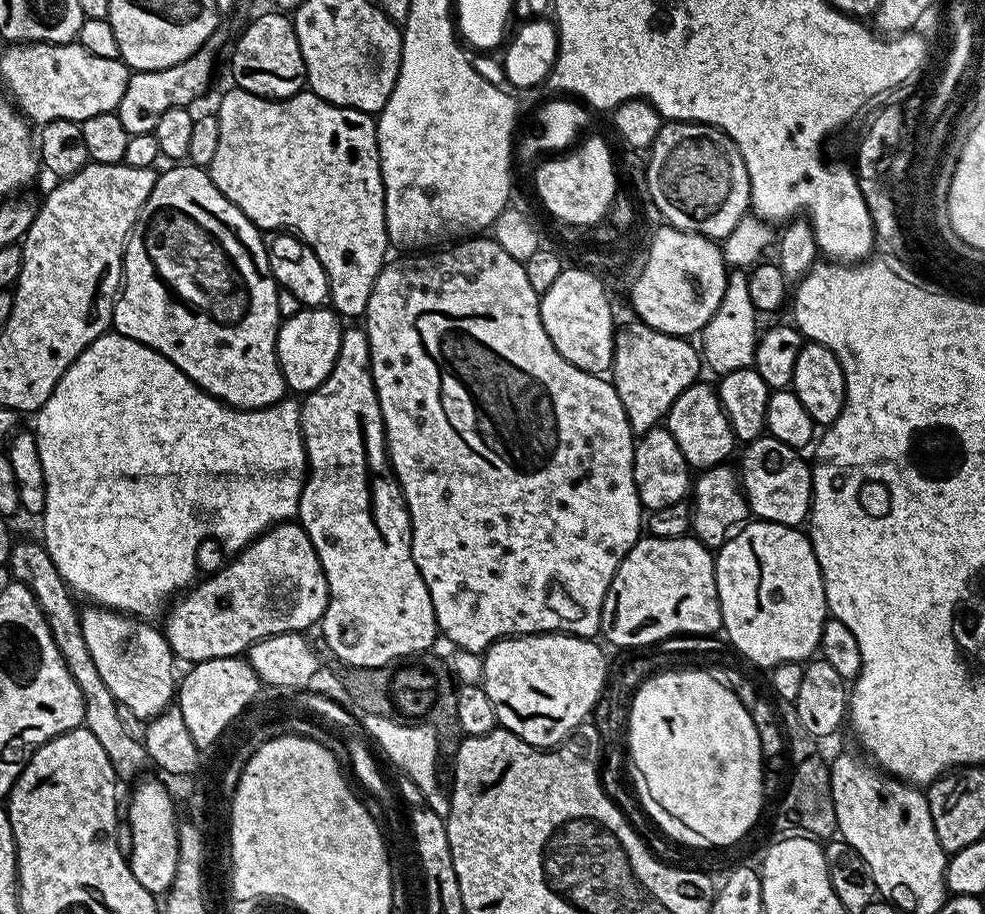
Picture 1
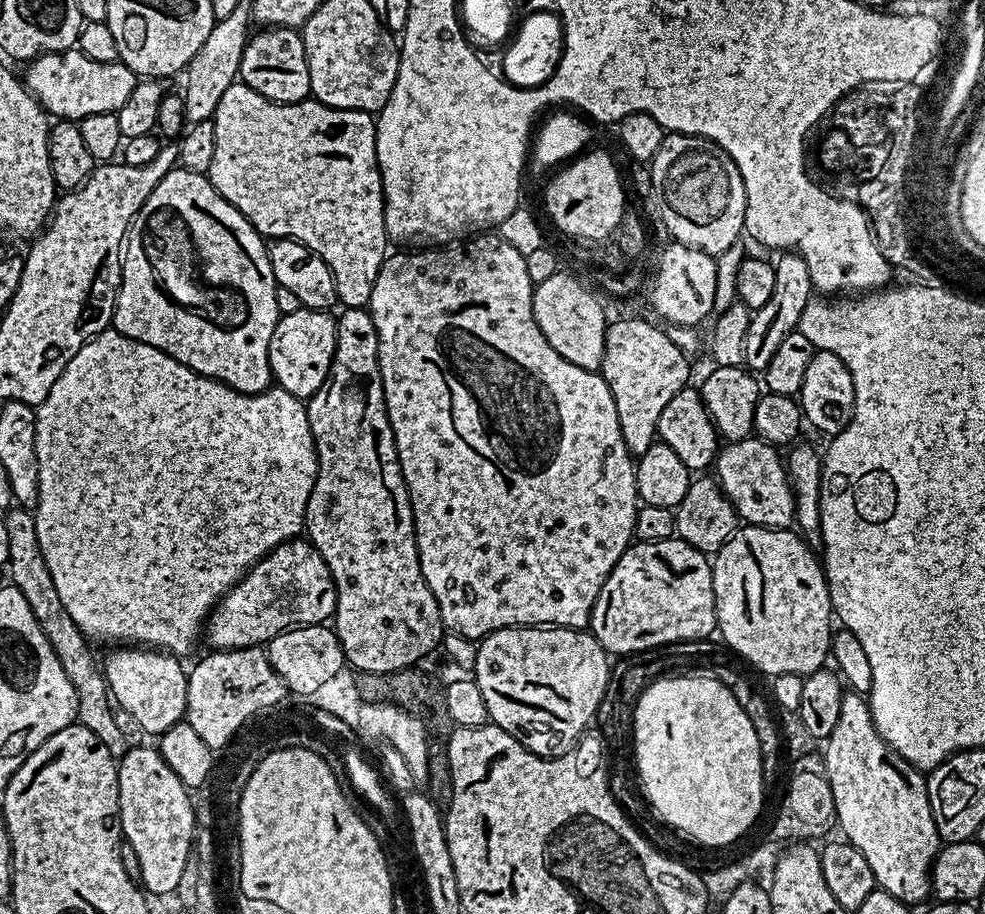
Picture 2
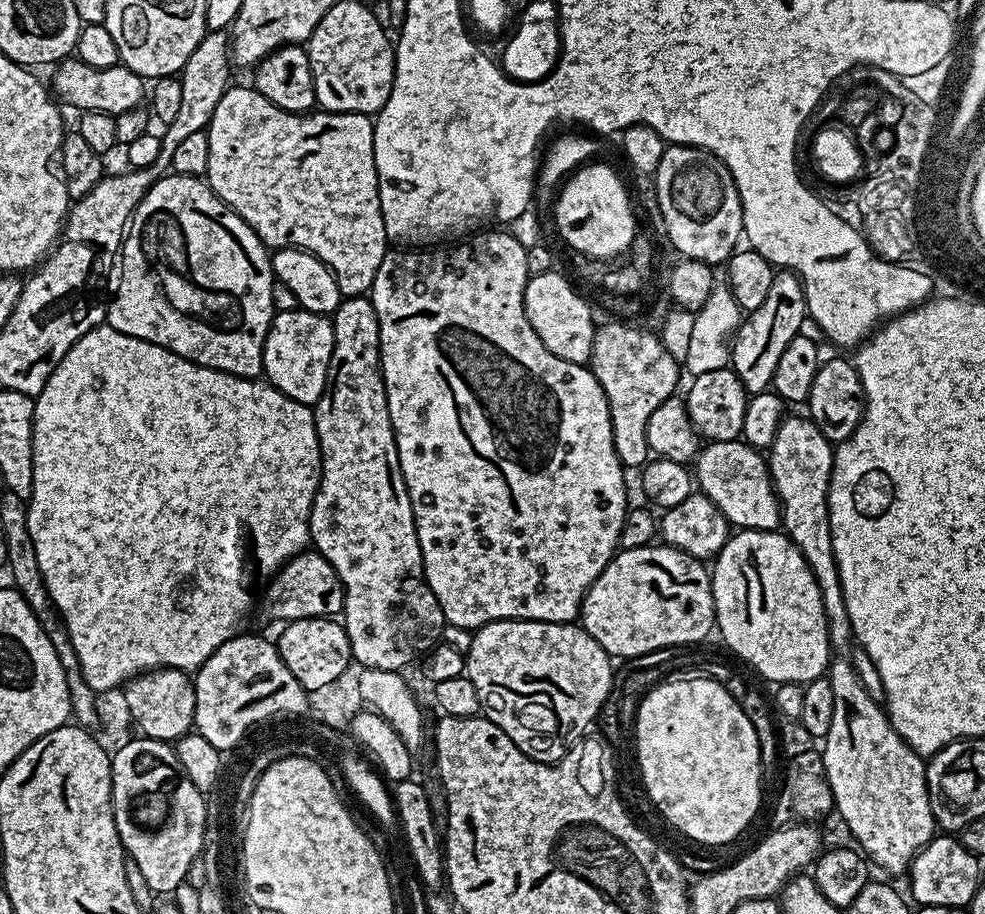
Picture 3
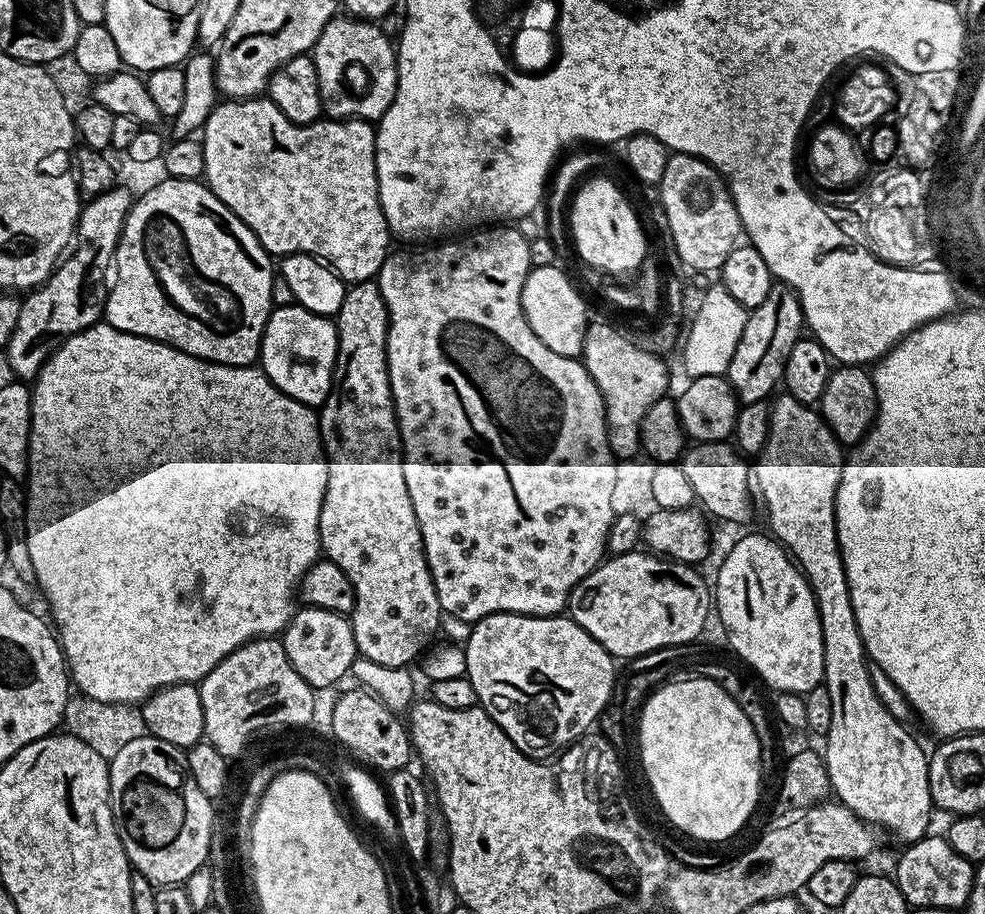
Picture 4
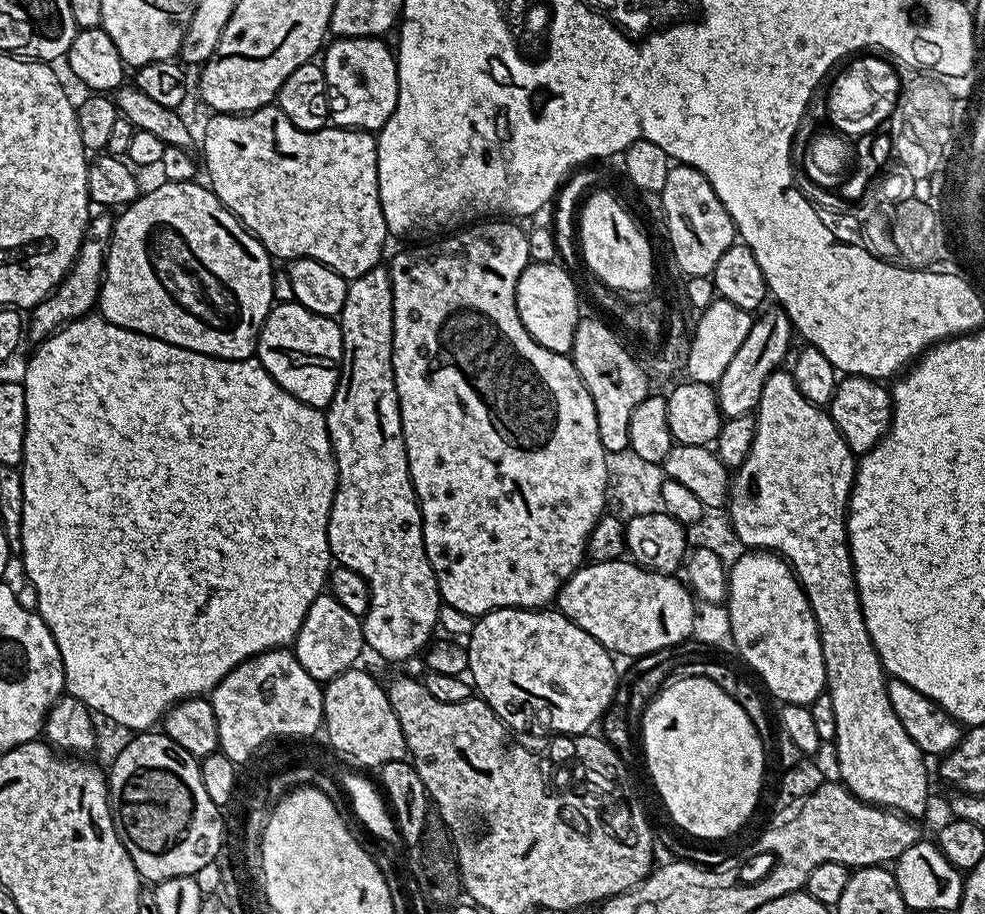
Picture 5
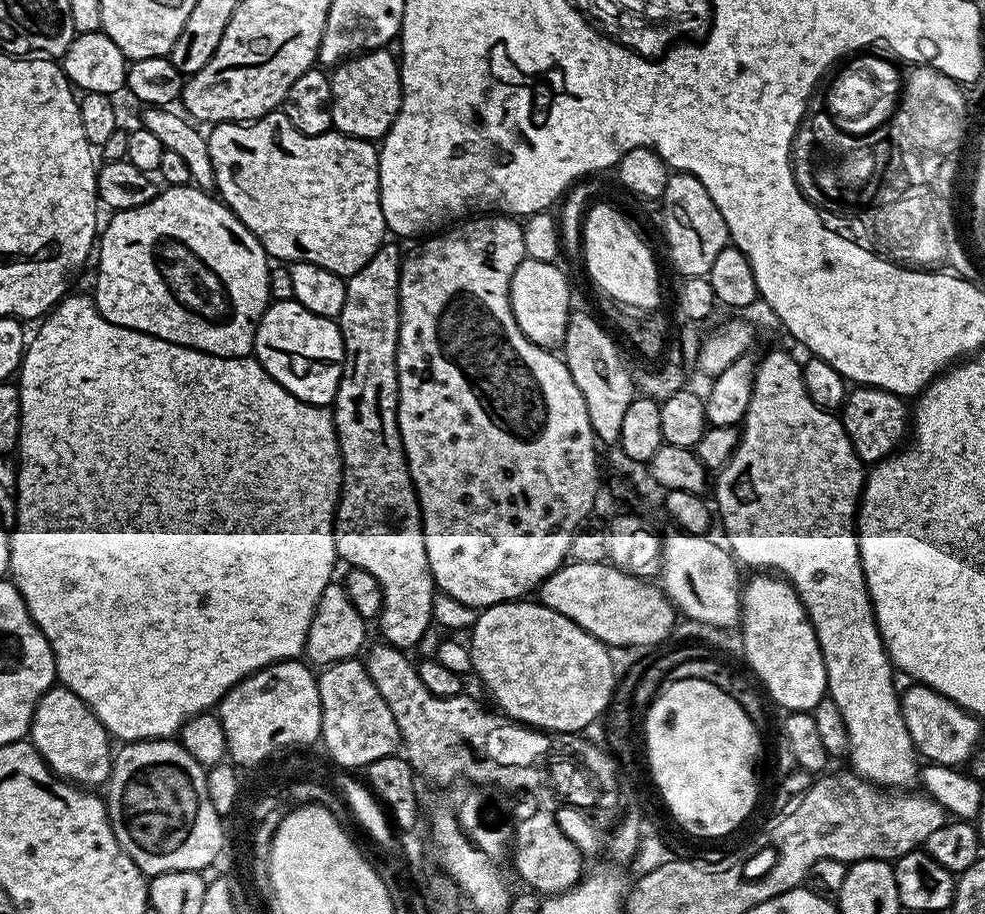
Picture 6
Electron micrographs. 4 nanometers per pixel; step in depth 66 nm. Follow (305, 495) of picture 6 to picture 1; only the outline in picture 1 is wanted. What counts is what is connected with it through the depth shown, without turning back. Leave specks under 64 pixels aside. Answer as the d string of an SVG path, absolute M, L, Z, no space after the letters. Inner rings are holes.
M118 331L105 332L90 342L82 354L78 354L66 374L62 374L58 386L54 386L50 398L46 398L39 412L35 413L34 420L38 458L42 458L42 474L46 478L42 543L54 566L58 566L58 574L62 574L73 593L77 597L85 596L88 599L85 601L93 605L143 618L148 622L155 621L155 616L160 611L161 615L169 607L173 597L193 587L197 579L196 544L213 536L228 554L235 554L253 544L275 524L291 521L299 513L300 495L308 470L308 455L300 429L300 404L285 398L277 404L271 404L269 408L229 408L227 404L215 400L209 392L203 392L193 380L186 378L186 374L182 374L182 370L178 370L170 358L158 354L158 350L142 342L134 342L134 338L126 338Z

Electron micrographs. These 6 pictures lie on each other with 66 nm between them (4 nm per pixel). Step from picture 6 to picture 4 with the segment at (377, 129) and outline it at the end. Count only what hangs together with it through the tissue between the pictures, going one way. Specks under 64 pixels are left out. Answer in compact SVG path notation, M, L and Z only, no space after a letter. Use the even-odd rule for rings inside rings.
M337 14L322 30L312 47L311 57L318 70L320 103L332 118L379 121L394 102L398 82L398 52L379 23Z

